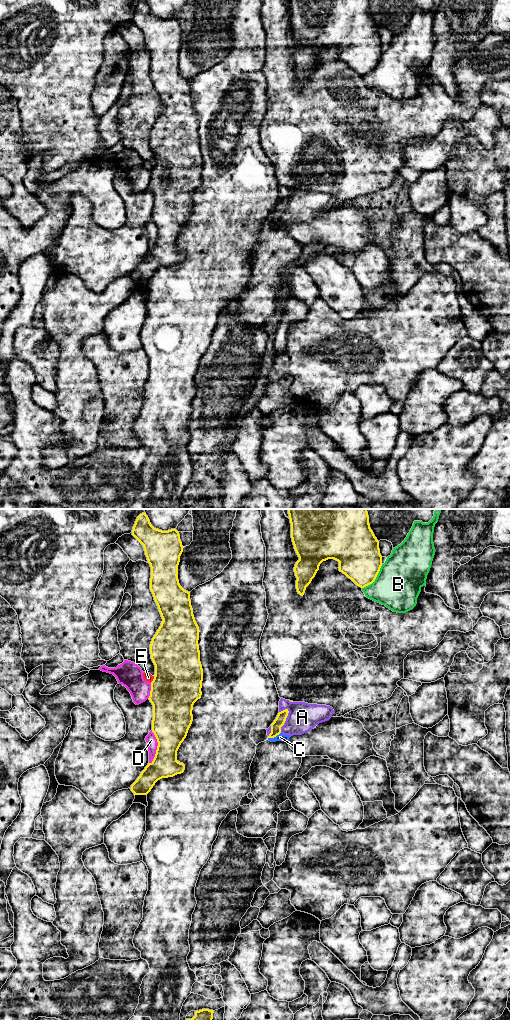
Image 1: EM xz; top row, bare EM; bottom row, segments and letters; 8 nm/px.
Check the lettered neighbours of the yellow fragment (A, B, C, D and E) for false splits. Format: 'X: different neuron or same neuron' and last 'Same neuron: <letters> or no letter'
A: different neuron
B: different neuron
C: different neuron
D: different neuron
E: different neuron
Same neuron: no letter

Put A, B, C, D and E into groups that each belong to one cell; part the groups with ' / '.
A C / B / D / E

